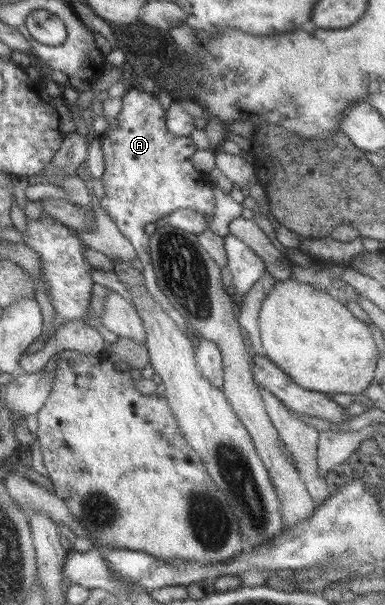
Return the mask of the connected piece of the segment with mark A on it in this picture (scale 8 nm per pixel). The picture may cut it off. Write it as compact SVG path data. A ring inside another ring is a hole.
M129 88L115 120L110 121L103 134L93 134L99 140L105 163L101 177L105 197L101 198L100 210L106 212L134 246L144 266L142 275L146 287L155 300L165 300L166 296L156 286L150 236L145 233L145 226L179 210L188 209L205 217L213 217L215 212L211 180L193 166L192 158L198 148L190 136L176 135L168 130L166 114L157 97Z

